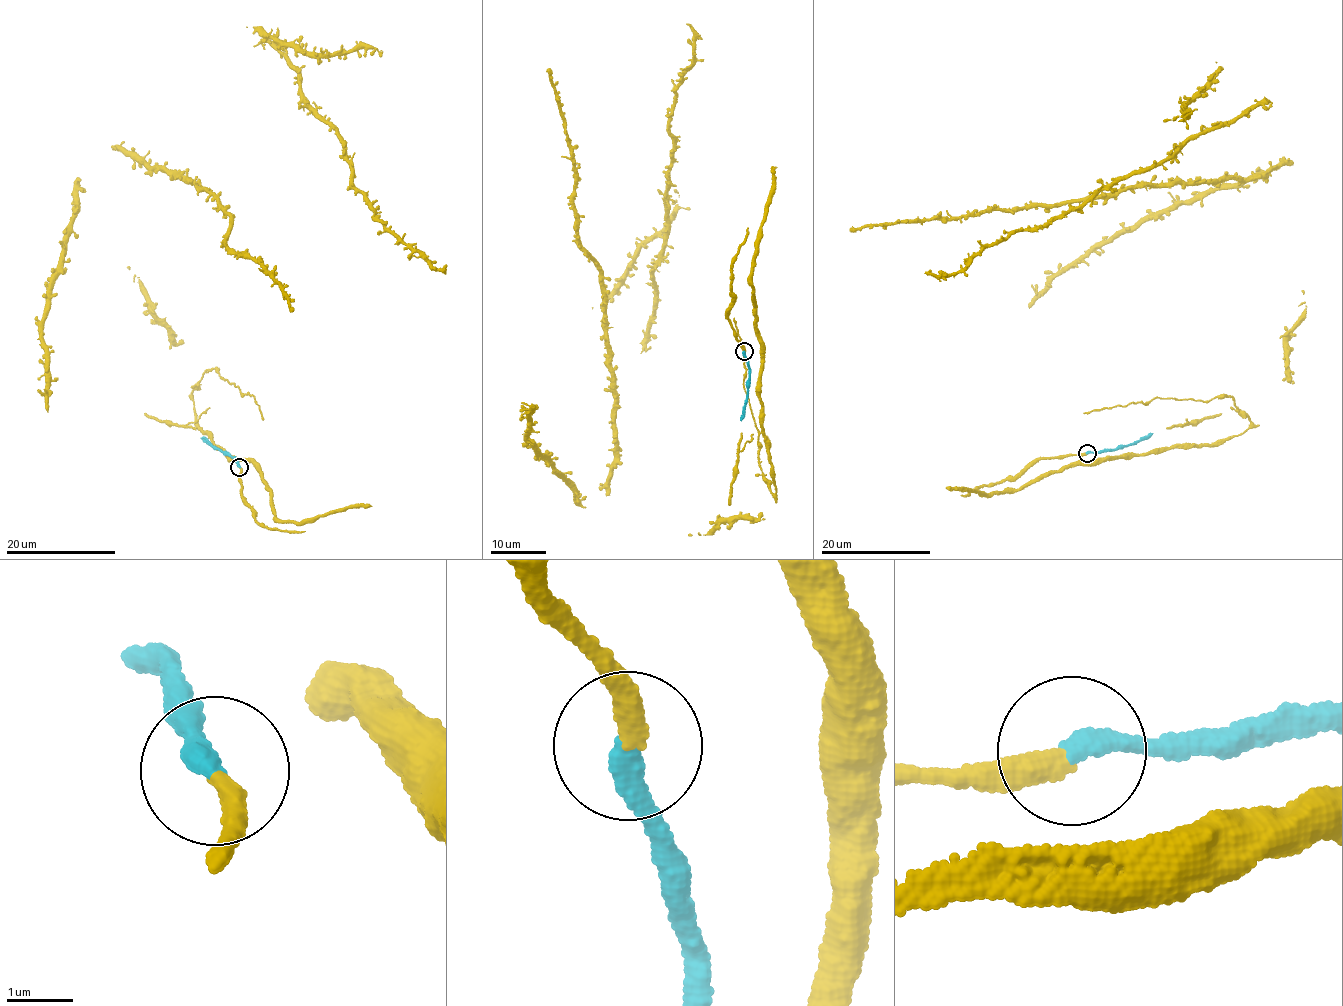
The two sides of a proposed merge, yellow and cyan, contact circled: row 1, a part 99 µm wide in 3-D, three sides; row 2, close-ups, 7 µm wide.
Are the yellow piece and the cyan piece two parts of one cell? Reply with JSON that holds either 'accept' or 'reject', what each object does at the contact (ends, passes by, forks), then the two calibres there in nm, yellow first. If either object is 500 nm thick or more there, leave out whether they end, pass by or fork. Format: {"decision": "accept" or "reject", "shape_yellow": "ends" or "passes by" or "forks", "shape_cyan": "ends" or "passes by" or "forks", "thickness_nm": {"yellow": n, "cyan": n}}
{"decision": "accept", "shape_yellow": "ends", "shape_cyan": "ends", "thickness_nm": {"yellow": 320, "cyan": 360}}

